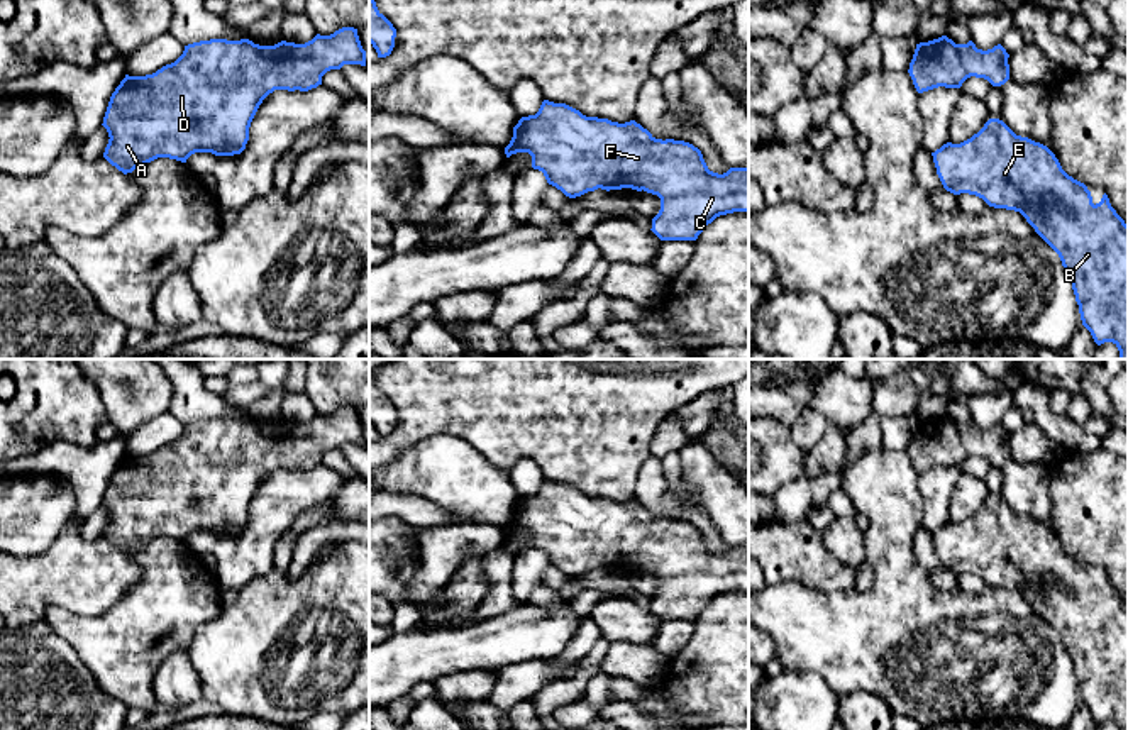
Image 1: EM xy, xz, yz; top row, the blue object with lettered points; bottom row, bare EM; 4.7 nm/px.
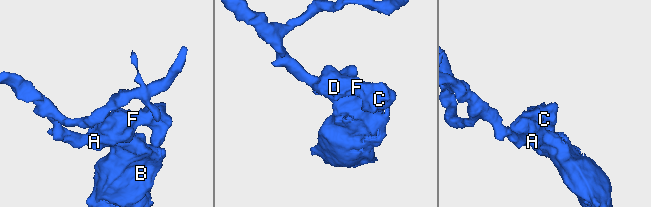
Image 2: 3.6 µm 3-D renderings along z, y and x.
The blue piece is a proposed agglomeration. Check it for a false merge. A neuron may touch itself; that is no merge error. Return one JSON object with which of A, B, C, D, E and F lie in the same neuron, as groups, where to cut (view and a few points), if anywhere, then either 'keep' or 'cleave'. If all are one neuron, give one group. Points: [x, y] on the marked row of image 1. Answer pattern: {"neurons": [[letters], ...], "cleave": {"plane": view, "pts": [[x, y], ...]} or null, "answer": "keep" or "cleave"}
{"neurons": [["A", "B", "C", "D", "E", "F"]], "cleave": null, "answer": "keep"}

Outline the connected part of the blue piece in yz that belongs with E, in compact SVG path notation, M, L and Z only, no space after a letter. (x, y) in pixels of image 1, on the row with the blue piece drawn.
M989 119L970 139L947 142L932 152L943 188L969 193L989 207L1020 212L1059 254L1072 281L1082 325L1098 346L1113 342L1128 359L1128 225L1104 193L1092 203L1087 186L1069 176L1043 144L1016 135L1003 120Z

